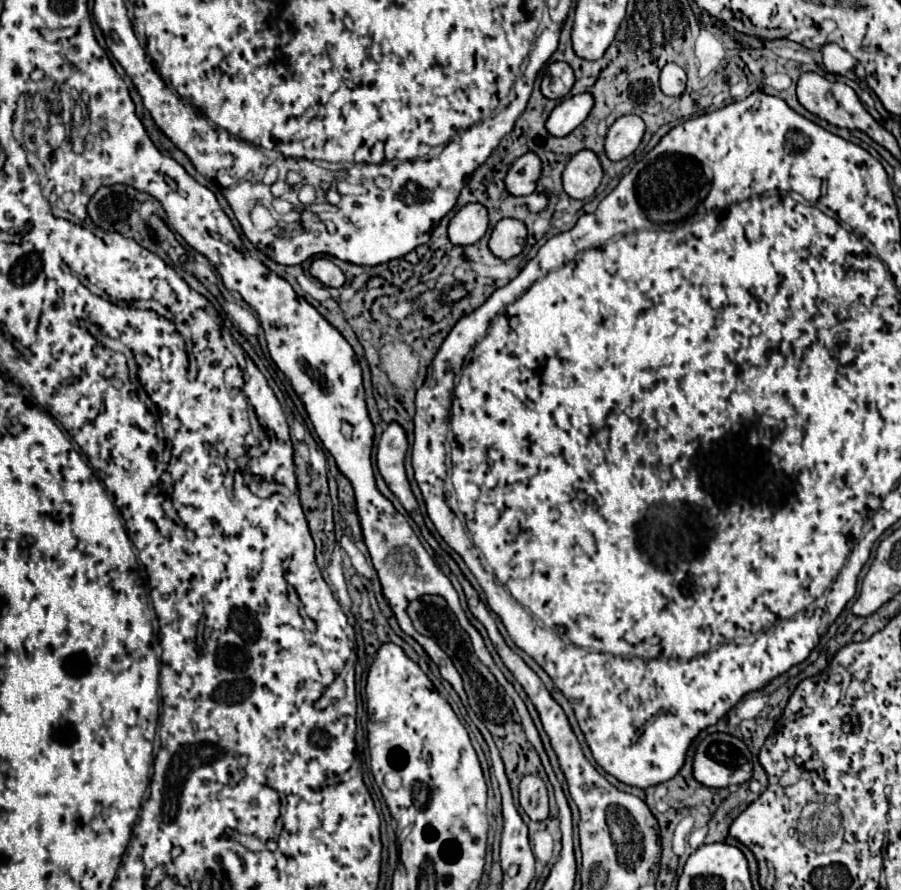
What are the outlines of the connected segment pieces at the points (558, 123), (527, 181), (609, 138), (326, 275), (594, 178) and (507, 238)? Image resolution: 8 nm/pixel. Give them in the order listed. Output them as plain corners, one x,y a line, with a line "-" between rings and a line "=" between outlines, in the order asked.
587,94
571,96
553,108
551,116
545,122
545,128
551,136
563,138
563,136
571,134
587,118
591,108
593,108
591,96
587,96
=
529,152
523,154
521,158
517,158
507,176
505,176
505,188
511,196
525,196
531,194
535,190
535,182
539,178
539,168
541,168
541,160
=
629,114
617,118
605,136
605,154
609,160
617,162
635,152
645,132
645,124
639,116
=
317,258
317,260
313,260
309,272
311,272
313,278
317,278
321,284
325,284
325,286
329,286
329,288
339,288
339,286
343,286
343,282
345,282
343,272
341,272
331,260
327,260
327,258
=
577,152
563,170
563,190
573,200
589,198
603,178
601,164
593,152
=
503,218
493,228
493,234
489,238
489,250
493,252
493,256
507,260
517,256
523,250
525,240
527,240
525,224
521,220

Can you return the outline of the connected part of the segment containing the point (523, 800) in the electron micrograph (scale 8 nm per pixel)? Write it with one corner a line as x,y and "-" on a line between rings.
523,776
519,784
519,804
533,822
541,822
549,816
547,788
539,776

